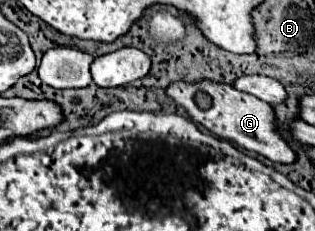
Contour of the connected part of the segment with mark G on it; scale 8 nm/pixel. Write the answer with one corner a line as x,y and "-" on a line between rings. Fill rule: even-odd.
199,81
199,83
173,83
169,89
167,89
167,95
177,103
181,105
189,117
197,123
201,123
203,127
207,127
211,133
215,133
217,137
223,137
223,139
229,139
229,141
235,141
237,145
241,145
243,149
247,151
255,151
259,153
261,157
273,161
273,163
283,163
283,165
291,165
295,163
295,151
287,145
287,141
279,135
277,131
277,121
275,121
275,111
269,103
257,99
257,97
251,97
247,93
241,93
237,91
235,87
231,85
223,85
223,83
211,83
211,81
-
197,93
205,93
209,95
211,99
211,105
209,109
201,109
195,101

